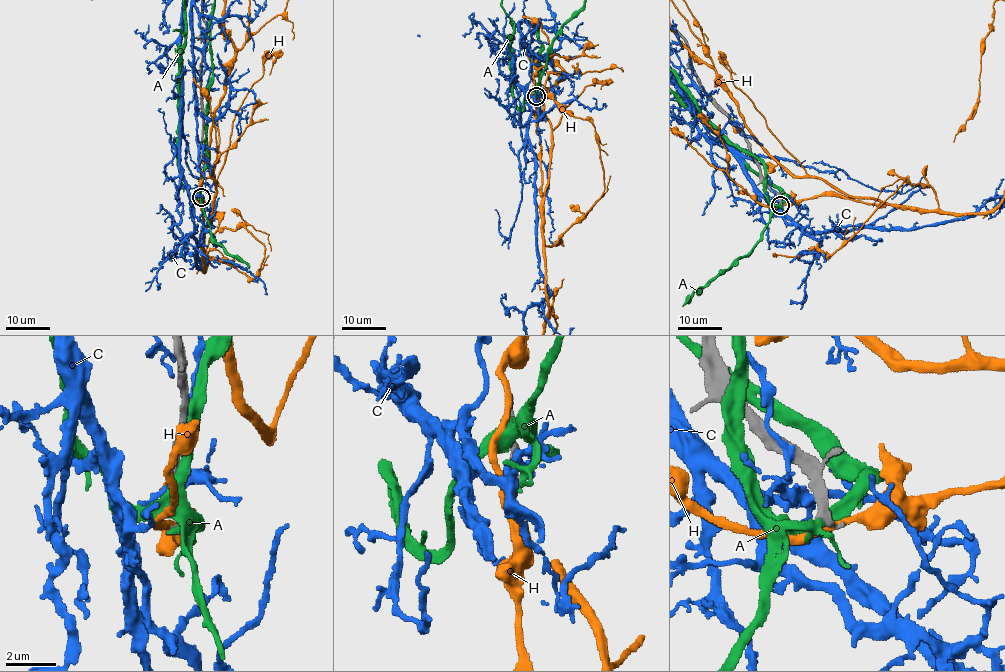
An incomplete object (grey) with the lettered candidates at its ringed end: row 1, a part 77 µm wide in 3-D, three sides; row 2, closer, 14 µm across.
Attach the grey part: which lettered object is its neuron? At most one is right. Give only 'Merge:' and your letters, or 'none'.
Merge: A

